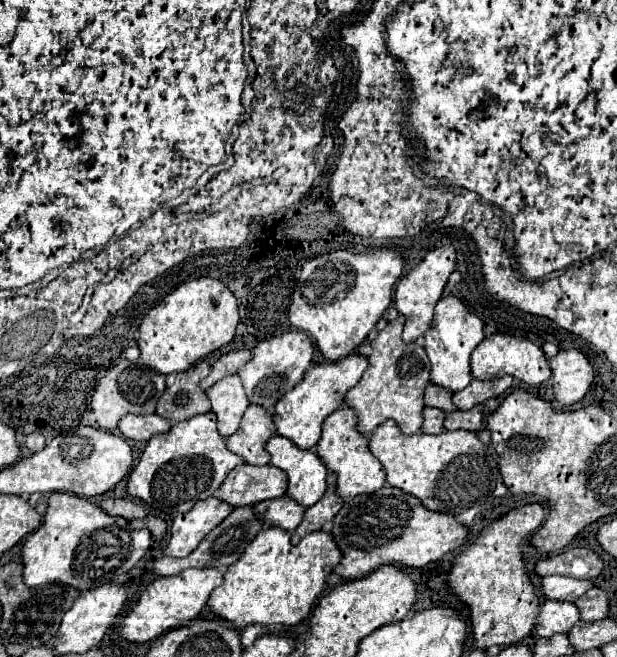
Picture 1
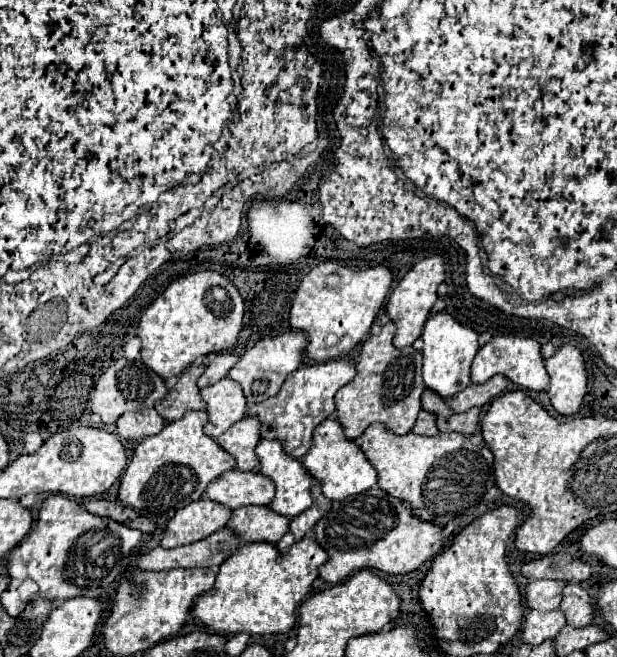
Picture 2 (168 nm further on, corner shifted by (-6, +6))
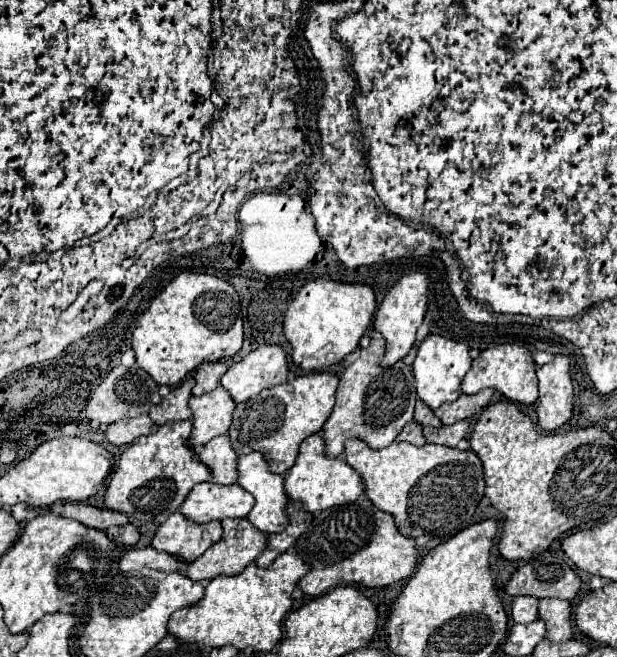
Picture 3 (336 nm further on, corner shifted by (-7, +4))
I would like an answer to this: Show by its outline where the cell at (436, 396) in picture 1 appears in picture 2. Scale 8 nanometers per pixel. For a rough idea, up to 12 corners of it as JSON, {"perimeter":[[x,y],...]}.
{"perimeter":[[426,388],[422,408],[436,416],[450,418],[454,410],[446,406],[444,398]]}

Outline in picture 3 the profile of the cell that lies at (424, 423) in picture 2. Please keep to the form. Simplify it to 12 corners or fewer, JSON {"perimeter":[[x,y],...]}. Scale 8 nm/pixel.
{"perimeter":[[415,422],[399,432],[397,442],[423,446],[423,430]]}

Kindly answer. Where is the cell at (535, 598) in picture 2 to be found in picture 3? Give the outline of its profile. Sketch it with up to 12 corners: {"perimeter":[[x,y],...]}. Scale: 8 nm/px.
{"perimeter":[[517,596],[511,604],[515,624],[537,620],[533,596]]}

